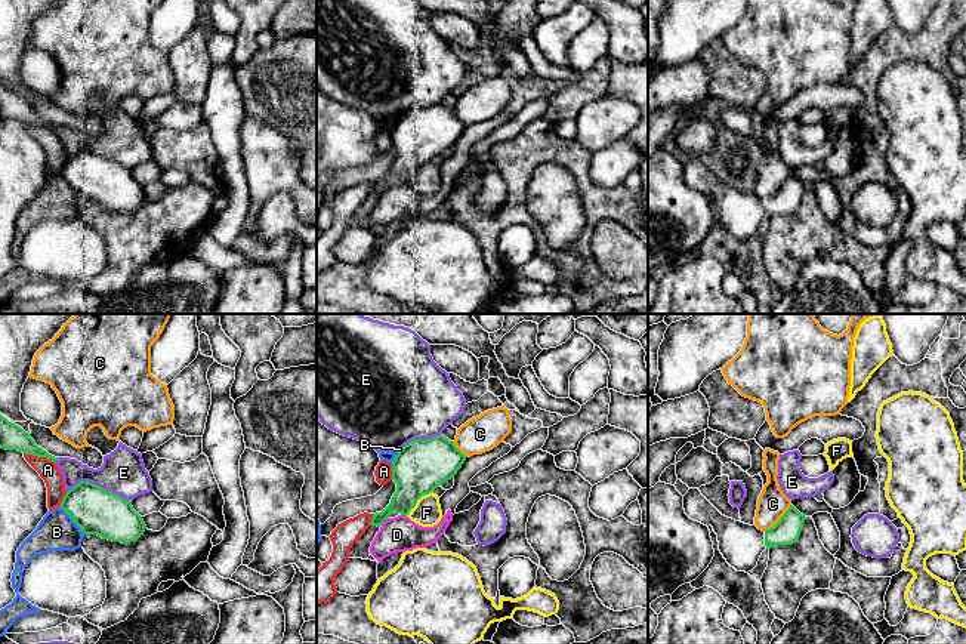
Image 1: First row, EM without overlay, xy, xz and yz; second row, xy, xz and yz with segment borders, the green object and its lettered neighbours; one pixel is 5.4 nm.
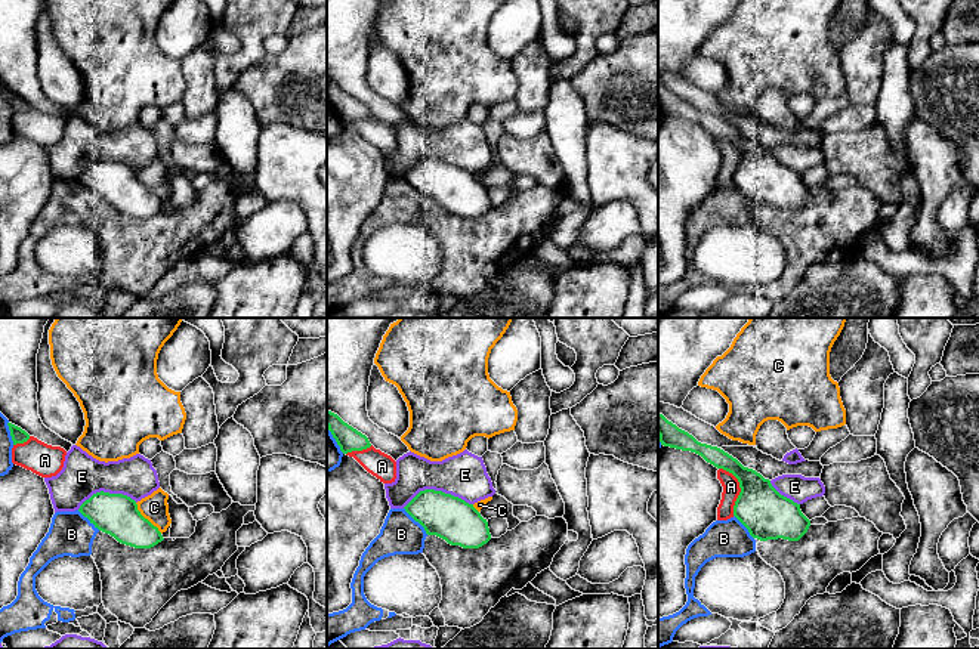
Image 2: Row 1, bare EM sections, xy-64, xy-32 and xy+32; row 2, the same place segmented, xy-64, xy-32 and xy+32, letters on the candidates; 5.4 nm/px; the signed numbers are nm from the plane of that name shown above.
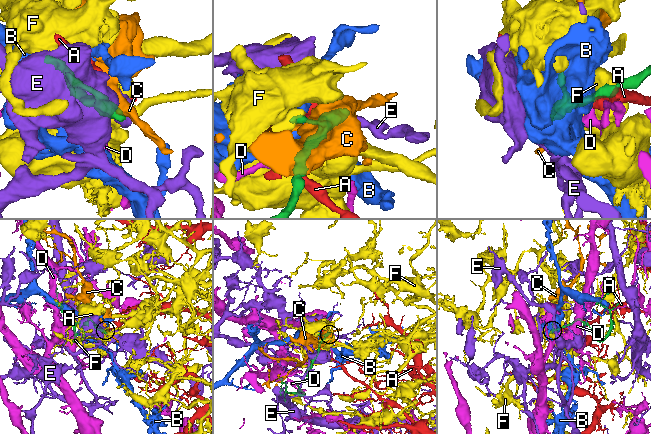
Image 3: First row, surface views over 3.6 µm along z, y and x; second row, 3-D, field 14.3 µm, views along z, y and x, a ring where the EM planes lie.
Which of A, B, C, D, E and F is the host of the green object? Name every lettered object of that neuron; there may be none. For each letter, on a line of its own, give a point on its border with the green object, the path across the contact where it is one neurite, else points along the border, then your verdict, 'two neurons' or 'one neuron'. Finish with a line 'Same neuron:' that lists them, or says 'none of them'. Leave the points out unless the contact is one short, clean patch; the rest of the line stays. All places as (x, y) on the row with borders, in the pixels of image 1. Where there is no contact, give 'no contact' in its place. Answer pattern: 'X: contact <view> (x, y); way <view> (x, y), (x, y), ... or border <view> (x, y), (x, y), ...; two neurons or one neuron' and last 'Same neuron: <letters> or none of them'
A: contact xy (40, 456); two neurons
B: contact xy (73, 520); two neurons
C: contact yz (780, 520); two neurons
D: contact xz (385, 520); border xz (389, 518), (380, 524); two neurons
E: contact xy (98, 486); two neurons
F: contact xz (416, 502); two neurons
Same neuron: none of them

